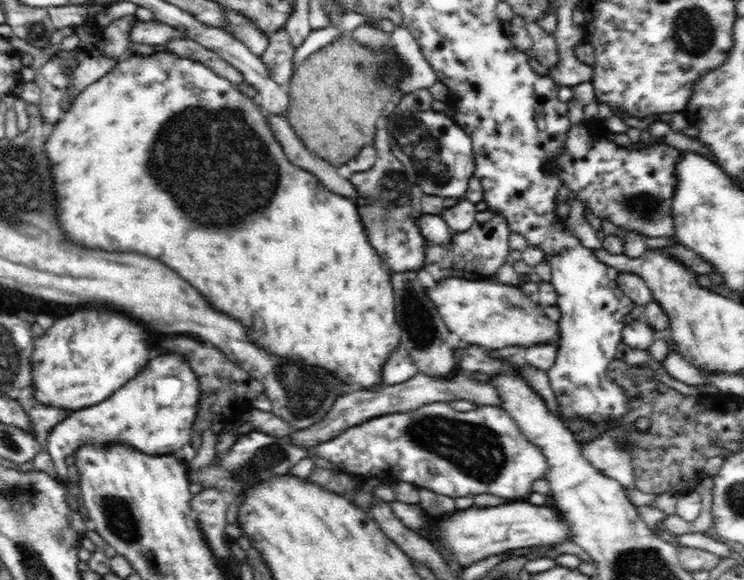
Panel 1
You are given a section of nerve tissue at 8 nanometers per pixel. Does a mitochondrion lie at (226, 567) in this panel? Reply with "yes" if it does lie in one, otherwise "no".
no

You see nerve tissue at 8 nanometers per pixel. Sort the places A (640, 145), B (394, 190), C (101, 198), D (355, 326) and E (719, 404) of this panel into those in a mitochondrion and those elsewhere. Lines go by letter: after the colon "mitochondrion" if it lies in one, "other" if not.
A: other
B: mitochondrion
C: other
D: other
E: other

